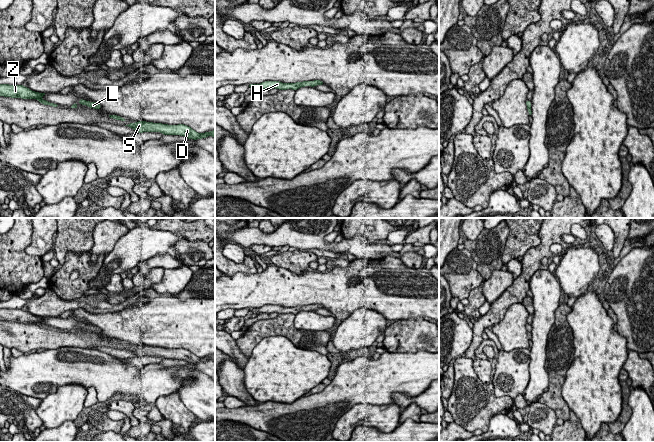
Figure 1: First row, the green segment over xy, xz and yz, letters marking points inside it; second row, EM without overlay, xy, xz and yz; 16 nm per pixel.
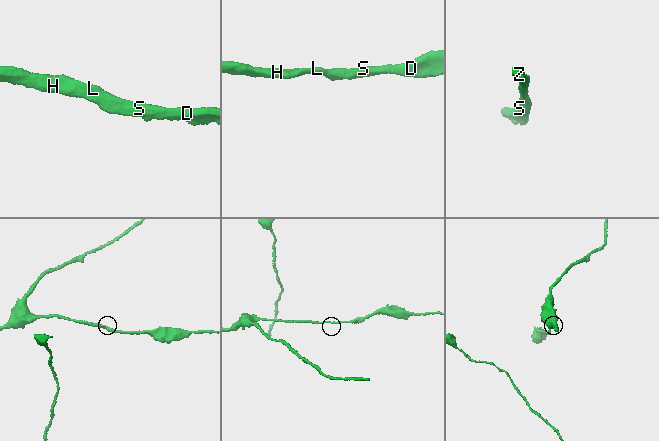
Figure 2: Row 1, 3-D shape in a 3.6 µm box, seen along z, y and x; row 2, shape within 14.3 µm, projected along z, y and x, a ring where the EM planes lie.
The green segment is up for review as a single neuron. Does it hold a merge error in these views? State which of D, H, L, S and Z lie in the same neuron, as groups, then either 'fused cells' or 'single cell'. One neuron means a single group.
D H L S Z; single cell

